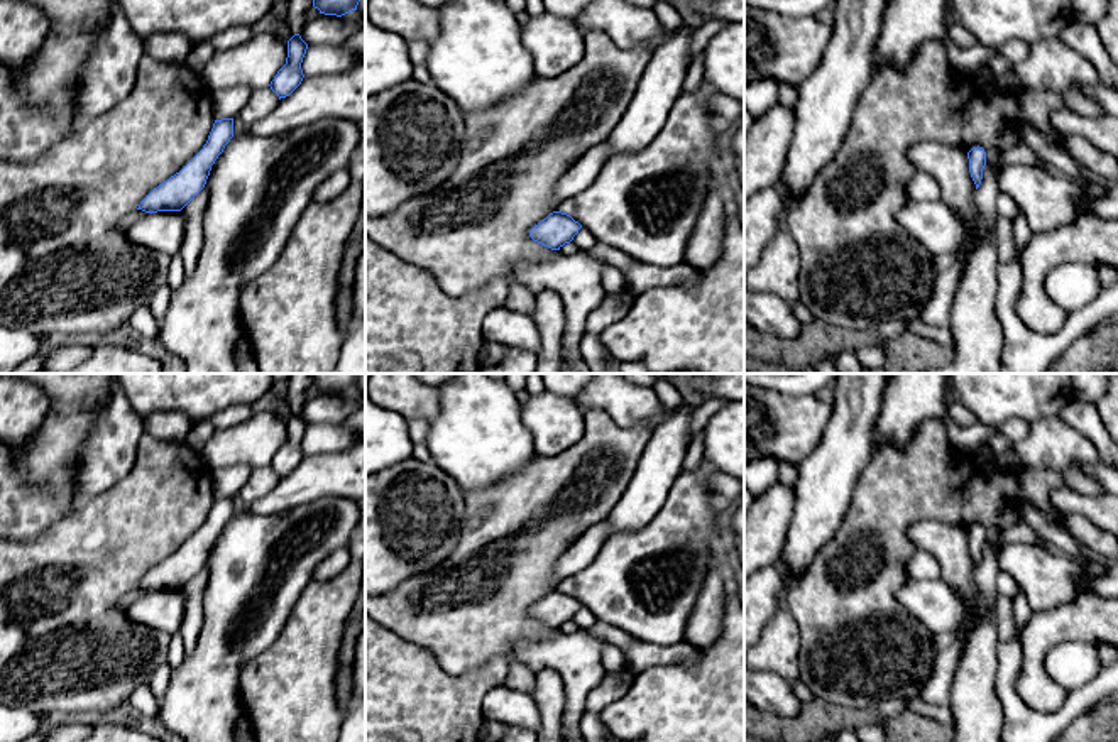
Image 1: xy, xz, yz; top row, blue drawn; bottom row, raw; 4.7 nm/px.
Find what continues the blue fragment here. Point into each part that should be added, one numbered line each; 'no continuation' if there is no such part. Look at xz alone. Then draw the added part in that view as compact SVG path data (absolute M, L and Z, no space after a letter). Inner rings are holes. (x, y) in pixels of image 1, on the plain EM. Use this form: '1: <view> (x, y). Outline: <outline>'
no continuation

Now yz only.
no continuation

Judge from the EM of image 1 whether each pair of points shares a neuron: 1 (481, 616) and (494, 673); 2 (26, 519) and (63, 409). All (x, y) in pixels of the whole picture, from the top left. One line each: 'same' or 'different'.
1: different
2: same

